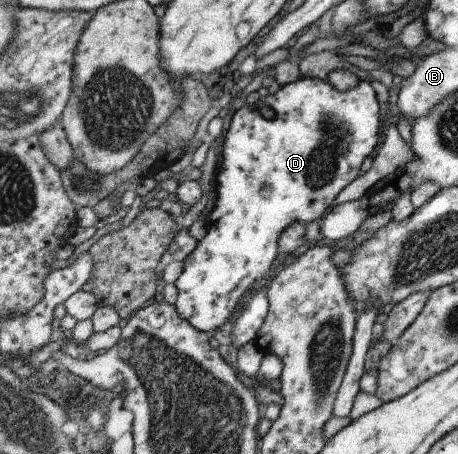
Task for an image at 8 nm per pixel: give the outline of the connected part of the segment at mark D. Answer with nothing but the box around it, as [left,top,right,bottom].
[173,77,380,333]

